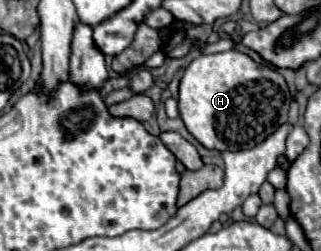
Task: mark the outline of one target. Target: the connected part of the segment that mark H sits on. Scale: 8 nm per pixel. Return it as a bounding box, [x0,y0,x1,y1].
[179,50,291,150]

